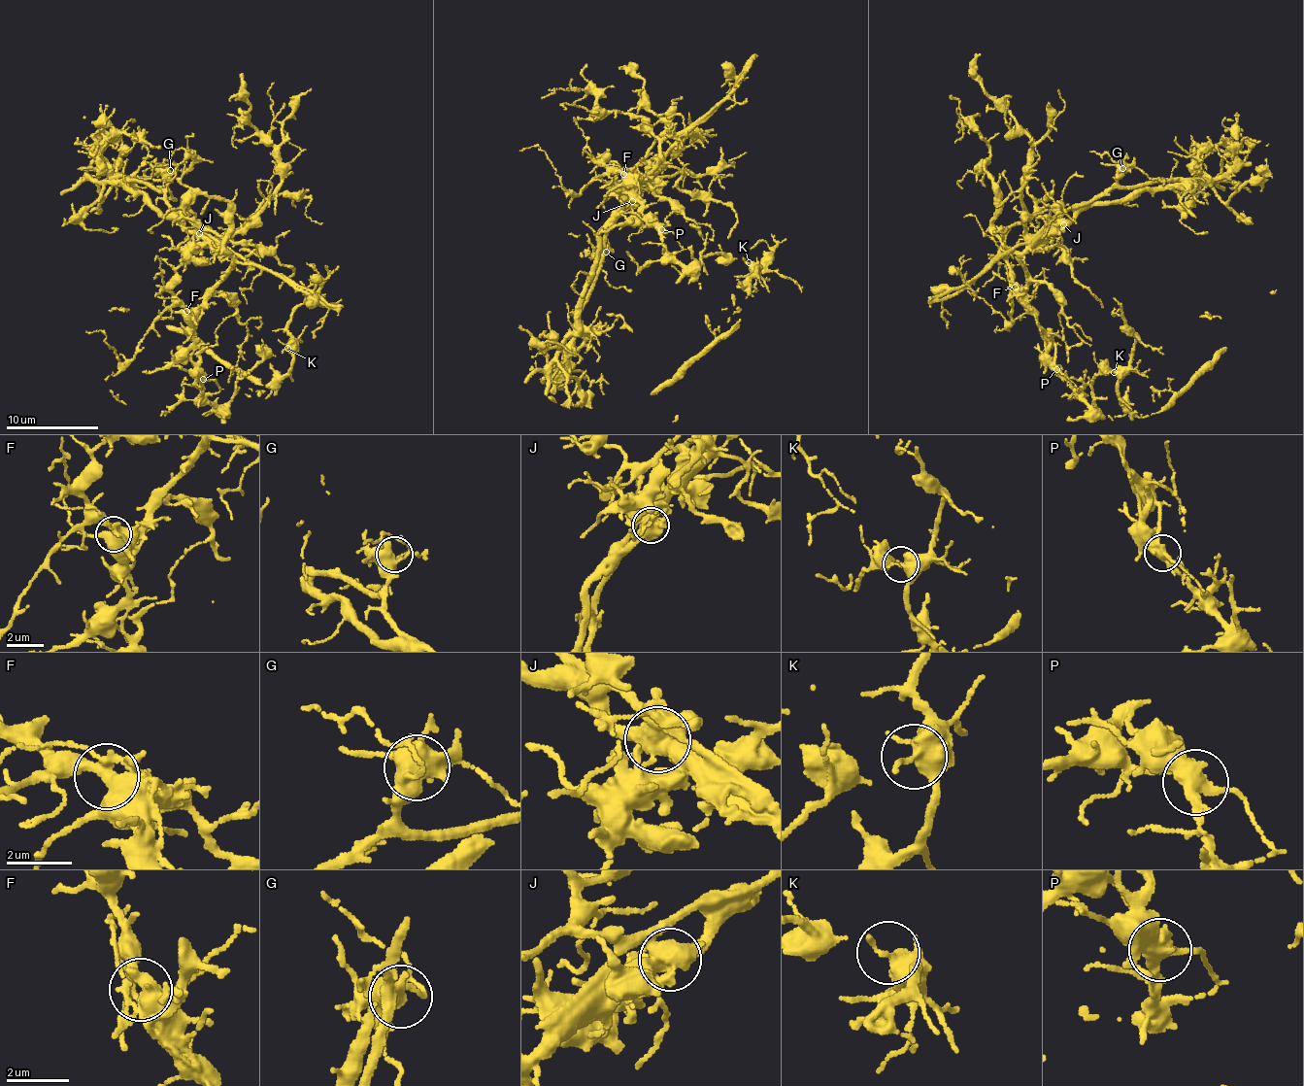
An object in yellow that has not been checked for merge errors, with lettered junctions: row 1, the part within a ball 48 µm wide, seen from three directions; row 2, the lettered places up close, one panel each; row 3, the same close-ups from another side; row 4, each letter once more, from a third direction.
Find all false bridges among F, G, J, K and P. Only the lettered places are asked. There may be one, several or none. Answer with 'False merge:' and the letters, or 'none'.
False merge: J, P

